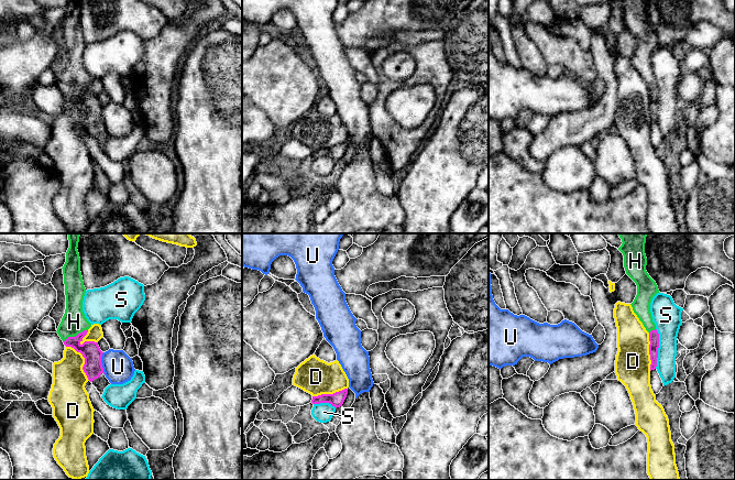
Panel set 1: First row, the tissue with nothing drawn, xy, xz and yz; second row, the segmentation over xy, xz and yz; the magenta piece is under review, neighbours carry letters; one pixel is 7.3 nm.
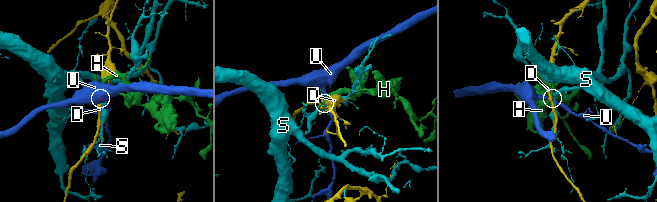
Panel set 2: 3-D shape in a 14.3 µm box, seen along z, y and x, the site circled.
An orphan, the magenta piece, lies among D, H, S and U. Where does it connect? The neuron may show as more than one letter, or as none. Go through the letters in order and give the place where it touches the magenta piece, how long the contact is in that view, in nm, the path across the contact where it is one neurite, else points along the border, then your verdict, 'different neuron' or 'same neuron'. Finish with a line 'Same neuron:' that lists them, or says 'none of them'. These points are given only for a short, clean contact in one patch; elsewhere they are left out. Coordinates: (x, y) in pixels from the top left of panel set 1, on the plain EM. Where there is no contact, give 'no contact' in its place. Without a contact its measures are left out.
D: meets magenta in xy at (85, 112); contact 320 nm long; border along xy (65, 98), (81, 108), (83, 124), (89, 133); different neuron
H: meets magenta in xy at (75, 89); contact 200 nm long; runs through xy (90, 104), (83, 102), (75, 89), (74, 75); same neuron
S: meets magenta in yz at (658, 100); contact 300 nm long; border along yz (656, 82), (658, 87), (658, 110), (655, 121); different neuron
U: meets magenta in xy at (101, 117); contact 160 nm long; border along xy (102, 106), (101, 120), (105, 127); different neuron
Same neuron: H

